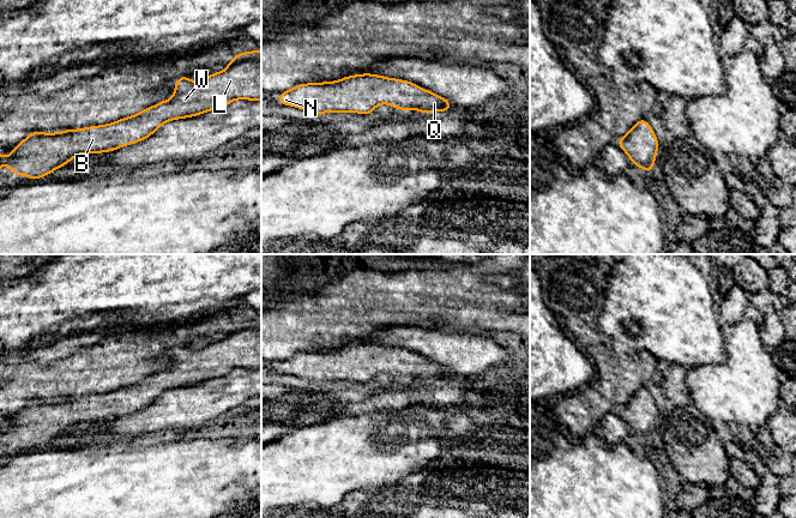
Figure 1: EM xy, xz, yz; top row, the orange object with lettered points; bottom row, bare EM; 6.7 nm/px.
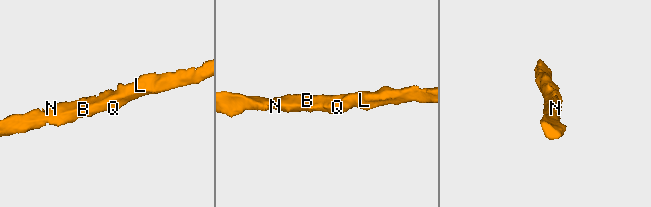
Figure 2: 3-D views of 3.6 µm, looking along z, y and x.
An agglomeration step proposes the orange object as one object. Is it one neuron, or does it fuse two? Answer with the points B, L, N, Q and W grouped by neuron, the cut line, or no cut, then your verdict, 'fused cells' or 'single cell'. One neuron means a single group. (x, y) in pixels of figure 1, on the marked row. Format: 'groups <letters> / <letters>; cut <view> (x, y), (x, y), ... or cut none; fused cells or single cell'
groups B L N Q W; cut none; single cell

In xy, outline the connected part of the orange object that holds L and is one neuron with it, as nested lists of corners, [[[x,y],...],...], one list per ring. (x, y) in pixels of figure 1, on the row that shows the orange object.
[[[253,50],[237,54],[224,71],[211,73],[200,82],[179,76],[174,91],[175,94],[171,98],[111,124],[80,130],[66,130],[58,133],[35,131],[20,141],[6,158],[0,153],[0,168],[6,162],[13,174],[37,180],[66,165],[78,155],[110,152],[141,141],[152,135],[167,121],[198,116],[213,109],[224,108],[234,100],[261,101],[261,52]]]

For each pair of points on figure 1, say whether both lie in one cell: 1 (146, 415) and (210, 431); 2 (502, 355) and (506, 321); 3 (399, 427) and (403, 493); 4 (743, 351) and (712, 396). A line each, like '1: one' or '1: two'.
1: two
2: two
3: two
4: one

